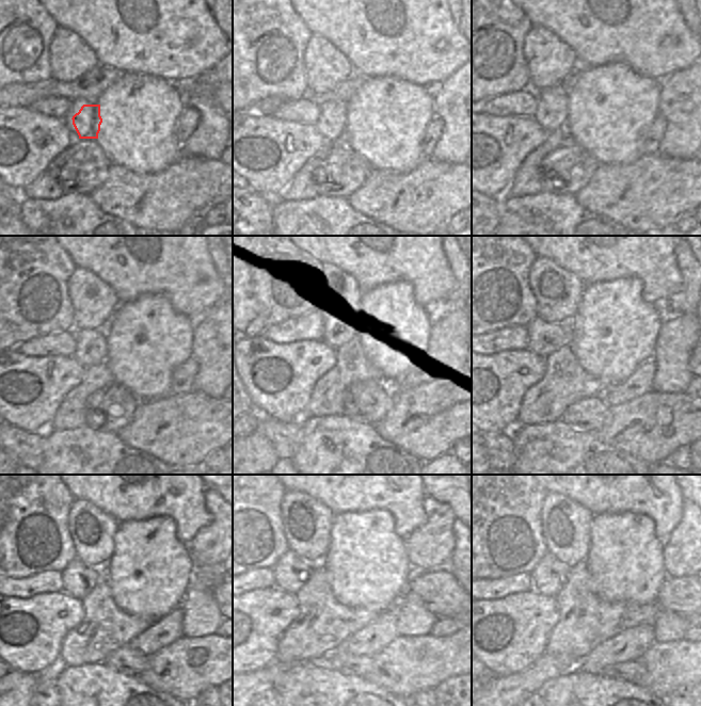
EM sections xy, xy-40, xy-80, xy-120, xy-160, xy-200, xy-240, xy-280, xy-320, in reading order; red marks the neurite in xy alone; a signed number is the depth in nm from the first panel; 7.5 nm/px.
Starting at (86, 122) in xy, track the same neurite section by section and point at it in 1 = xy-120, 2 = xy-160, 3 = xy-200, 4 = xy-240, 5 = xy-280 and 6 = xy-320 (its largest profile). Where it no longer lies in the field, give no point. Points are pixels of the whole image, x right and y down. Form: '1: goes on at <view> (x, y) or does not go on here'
1: goes on at xy-120 (91, 350)
2: goes on at xy-160 (332, 337)
3: goes on at xy-200 (544, 338)
4: goes on at xy-240 (78, 579)
5: goes on at xy-280 (312, 577)
6: goes on at xy-320 (548, 577)

